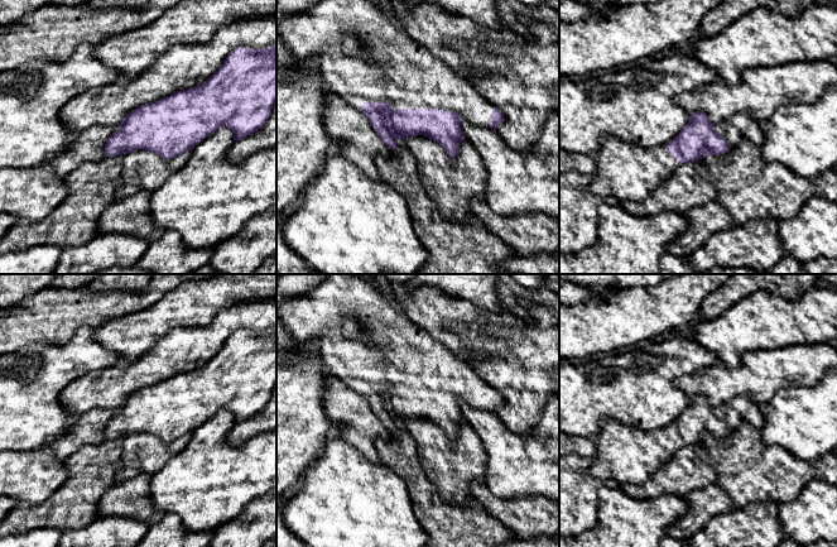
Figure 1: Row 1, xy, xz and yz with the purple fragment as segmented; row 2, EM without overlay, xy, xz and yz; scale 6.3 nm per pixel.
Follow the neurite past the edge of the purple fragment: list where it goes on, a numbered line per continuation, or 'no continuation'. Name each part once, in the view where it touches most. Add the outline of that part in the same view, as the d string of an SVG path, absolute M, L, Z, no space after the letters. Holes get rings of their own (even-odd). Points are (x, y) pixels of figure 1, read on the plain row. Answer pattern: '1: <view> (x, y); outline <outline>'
1: xz (404, 356); outline M327 274L318 287L283 302L278 316L299 344L318 339L326 368L359 394L364 385L389 385L393 392L456 394L461 402L491 411L495 389L471 364L410 321L395 303L357 274ZM346 317L366 326L372 346L365 340L345 339L341 335L340 328Z

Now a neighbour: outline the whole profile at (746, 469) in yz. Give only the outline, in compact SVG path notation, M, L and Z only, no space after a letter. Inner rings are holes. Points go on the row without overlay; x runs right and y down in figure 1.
M747 422L722 438L709 437L697 443L697 454L715 470L715 483L728 494L735 509L768 500L779 505L792 502L814 478L837 485L837 451L828 452L814 462L802 461L784 447L768 447L761 441L761 431Z

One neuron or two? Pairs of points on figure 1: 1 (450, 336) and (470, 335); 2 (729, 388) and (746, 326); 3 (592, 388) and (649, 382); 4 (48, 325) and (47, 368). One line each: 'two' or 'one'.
1: two
2: two
3: one
4: two

